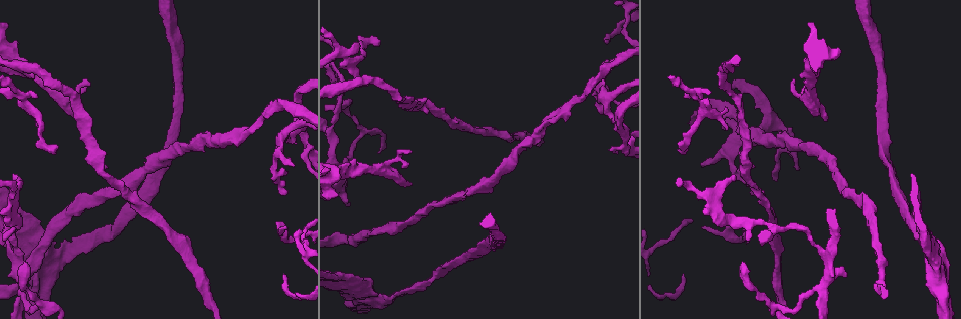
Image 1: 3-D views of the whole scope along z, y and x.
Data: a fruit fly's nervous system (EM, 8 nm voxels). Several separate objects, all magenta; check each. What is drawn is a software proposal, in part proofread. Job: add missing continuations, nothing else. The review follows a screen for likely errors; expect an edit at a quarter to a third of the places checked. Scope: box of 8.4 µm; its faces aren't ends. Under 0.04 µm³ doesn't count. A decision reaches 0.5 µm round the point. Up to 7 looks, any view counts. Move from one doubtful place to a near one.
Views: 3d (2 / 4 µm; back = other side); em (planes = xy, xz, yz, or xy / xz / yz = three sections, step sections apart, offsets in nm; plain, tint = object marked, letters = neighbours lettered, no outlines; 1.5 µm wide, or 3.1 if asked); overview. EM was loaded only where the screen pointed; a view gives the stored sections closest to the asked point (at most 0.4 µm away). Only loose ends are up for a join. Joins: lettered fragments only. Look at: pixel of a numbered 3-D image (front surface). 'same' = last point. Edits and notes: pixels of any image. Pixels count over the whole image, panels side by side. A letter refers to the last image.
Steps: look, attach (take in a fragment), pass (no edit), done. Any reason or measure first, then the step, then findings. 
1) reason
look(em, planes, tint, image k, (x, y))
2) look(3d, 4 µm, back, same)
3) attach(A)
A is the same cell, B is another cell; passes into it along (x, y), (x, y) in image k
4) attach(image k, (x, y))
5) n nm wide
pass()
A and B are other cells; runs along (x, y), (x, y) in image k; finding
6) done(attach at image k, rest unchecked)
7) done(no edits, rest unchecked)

an open end
look(em, xz, step 4, letters, image 1, (347, 102))

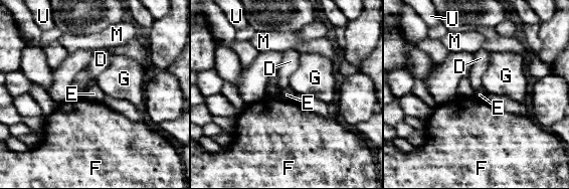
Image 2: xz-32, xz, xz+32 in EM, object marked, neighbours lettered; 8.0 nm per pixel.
another direction
look(em, yz, step 4, letters, same)

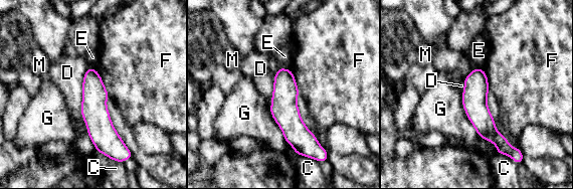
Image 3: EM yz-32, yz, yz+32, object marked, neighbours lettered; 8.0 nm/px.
pass()
C, D, E, F, G and M are other cells; runs along (280, 70), (284, 112), (315, 154) in image 3; none of them fits

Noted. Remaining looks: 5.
tapers out
look(3d, 2 µm, image 1, (348, 201))

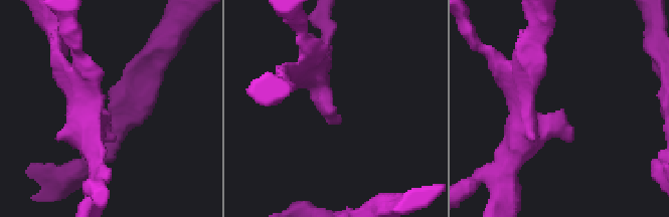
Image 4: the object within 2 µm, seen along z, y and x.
3 arms
look(em, planes, letters, image 4, (567, 137))

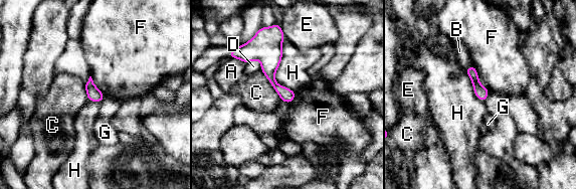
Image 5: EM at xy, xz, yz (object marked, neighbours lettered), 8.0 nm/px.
100 nm wide
pass()
A, B, C, D, E, F, G and H are other cells; border along (284, 37), (274, 79), (295, 91) in image 5; no lettered fragment goes on from it

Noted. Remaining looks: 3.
tapers out
look(3d, 2 µm, image 1, (792, 129))

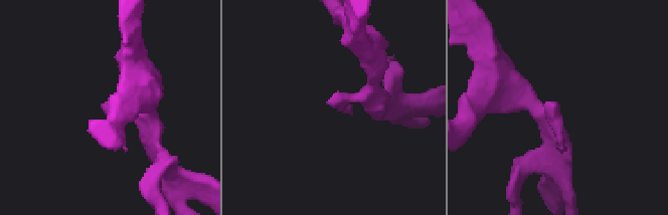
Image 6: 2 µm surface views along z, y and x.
now the EM
look(em, planes, letters, image 6, (557, 104))

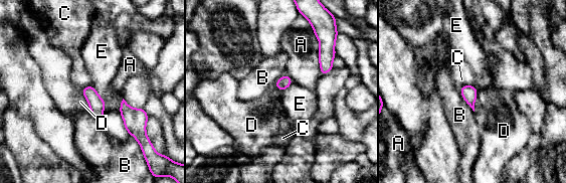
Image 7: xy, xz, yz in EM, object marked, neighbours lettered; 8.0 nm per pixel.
A touches over 400 nm
pass()
A, B, C, D and E are other cells; none of them fits

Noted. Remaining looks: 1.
done(no edits, rest unchecked)

